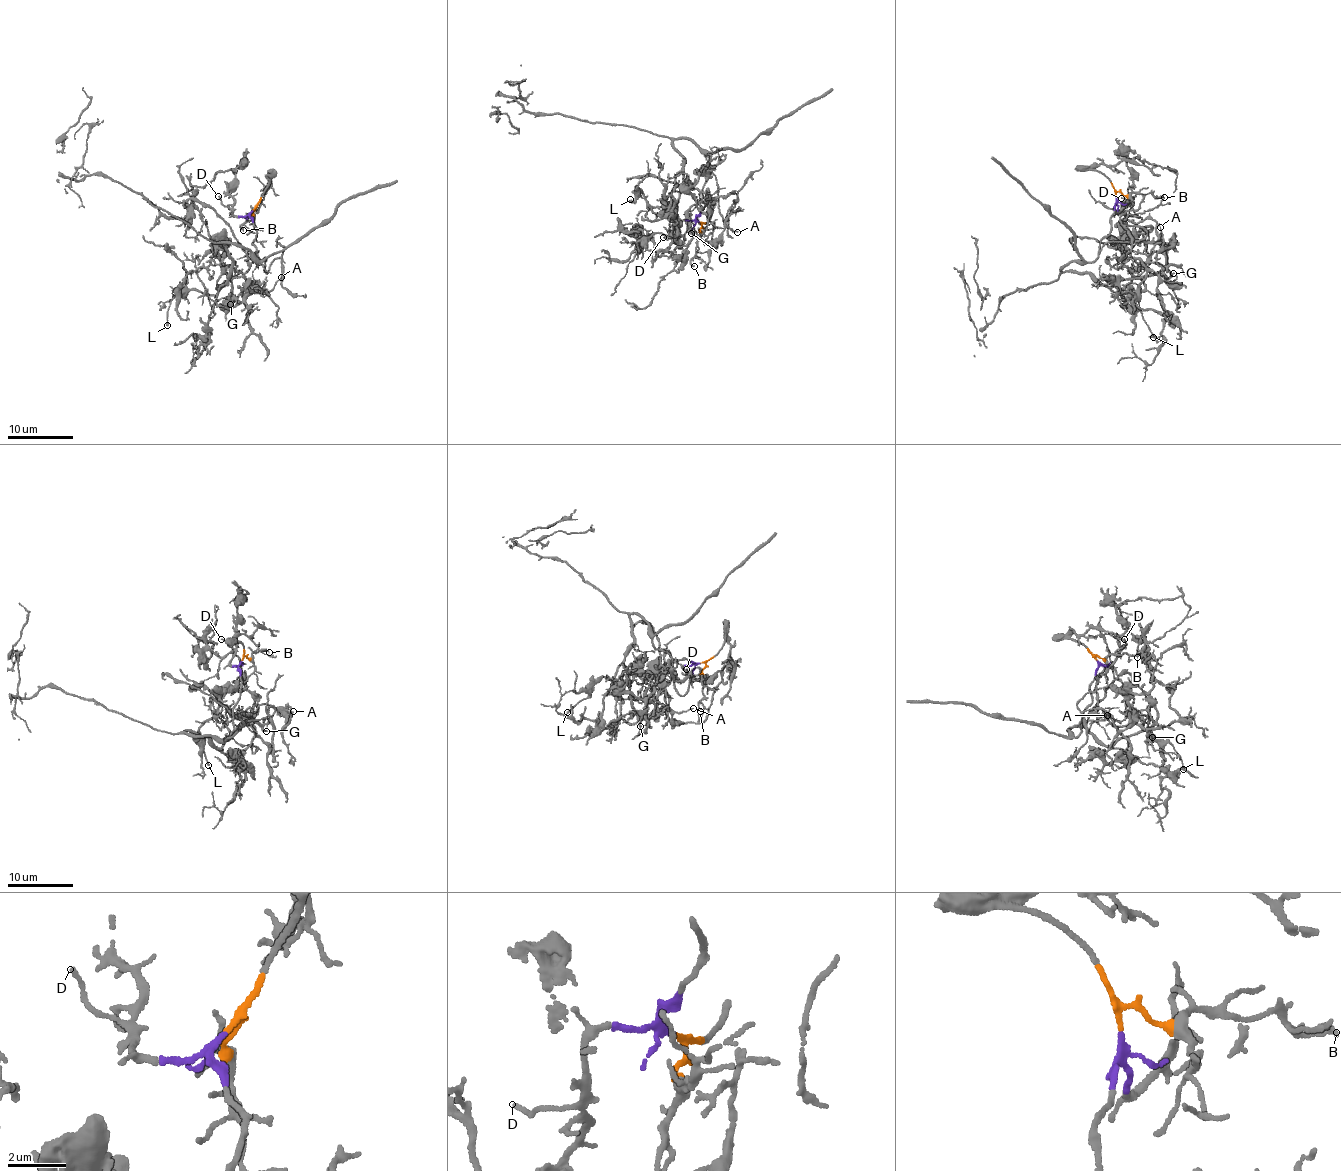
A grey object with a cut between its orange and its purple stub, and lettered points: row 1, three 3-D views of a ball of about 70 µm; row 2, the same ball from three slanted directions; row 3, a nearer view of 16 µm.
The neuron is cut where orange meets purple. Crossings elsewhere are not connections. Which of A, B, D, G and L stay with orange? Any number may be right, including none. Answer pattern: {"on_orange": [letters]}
{"on_orange": ["B"]}

